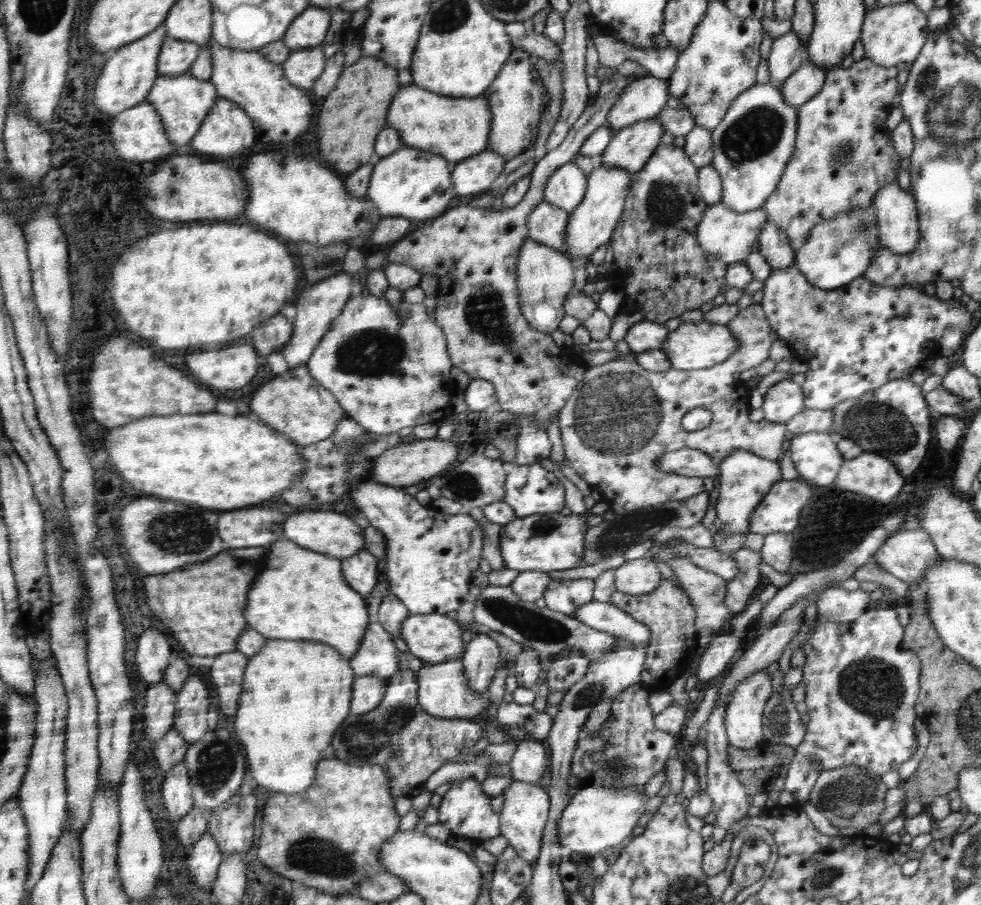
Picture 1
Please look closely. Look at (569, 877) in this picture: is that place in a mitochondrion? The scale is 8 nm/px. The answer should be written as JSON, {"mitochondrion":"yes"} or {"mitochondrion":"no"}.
{"mitochondrion":"no"}

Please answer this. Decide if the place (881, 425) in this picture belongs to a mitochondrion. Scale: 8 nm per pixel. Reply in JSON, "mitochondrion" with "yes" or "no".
{"mitochondrion":"yes"}

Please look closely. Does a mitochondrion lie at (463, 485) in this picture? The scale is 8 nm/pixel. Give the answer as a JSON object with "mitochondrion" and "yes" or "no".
{"mitochondrion":"yes"}

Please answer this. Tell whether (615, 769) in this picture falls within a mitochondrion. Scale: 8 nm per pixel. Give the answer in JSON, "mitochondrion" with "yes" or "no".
{"mitochondrion":"yes"}

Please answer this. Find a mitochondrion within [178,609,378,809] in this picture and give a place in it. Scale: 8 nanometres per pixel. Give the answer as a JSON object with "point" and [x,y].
{"point":[218,761]}

